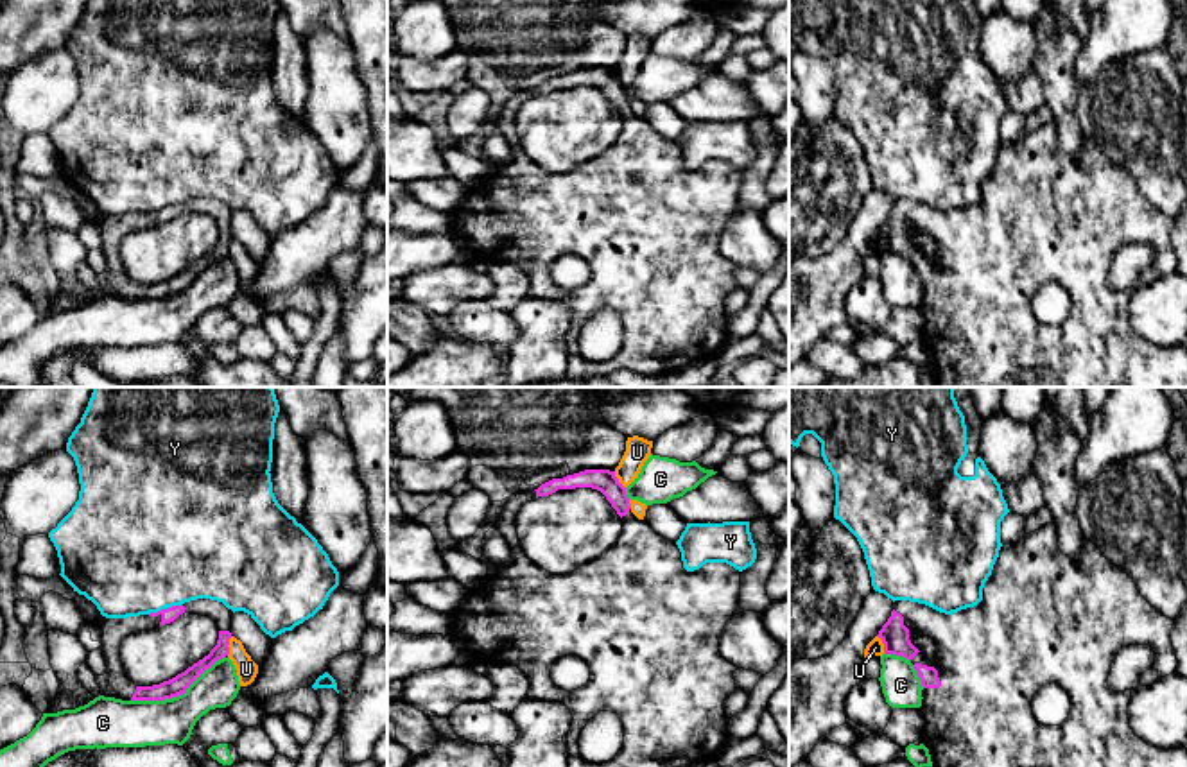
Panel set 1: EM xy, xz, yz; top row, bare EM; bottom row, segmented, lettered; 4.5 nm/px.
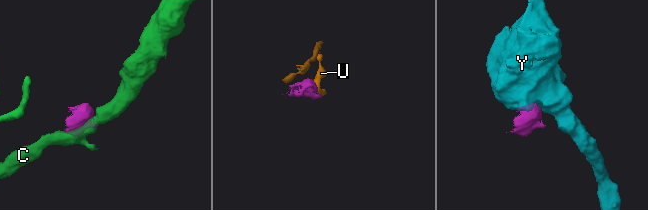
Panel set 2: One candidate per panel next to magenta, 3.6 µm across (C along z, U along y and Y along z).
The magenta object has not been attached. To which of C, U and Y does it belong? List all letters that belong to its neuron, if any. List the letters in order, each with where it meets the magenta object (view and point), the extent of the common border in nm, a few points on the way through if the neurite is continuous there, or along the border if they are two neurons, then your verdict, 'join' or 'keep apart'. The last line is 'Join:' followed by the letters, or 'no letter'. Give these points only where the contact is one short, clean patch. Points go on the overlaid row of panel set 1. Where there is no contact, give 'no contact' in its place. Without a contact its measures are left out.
C: xy (178, 694) | 460 nm | keep apart
U: xy (228, 644) | 90 nm | along xy (232, 637), (226, 654) | keep apart
Y: xy (164, 610) | 170 nm | along xy (181, 603), (147, 613) | keep apart
Join: no letter

